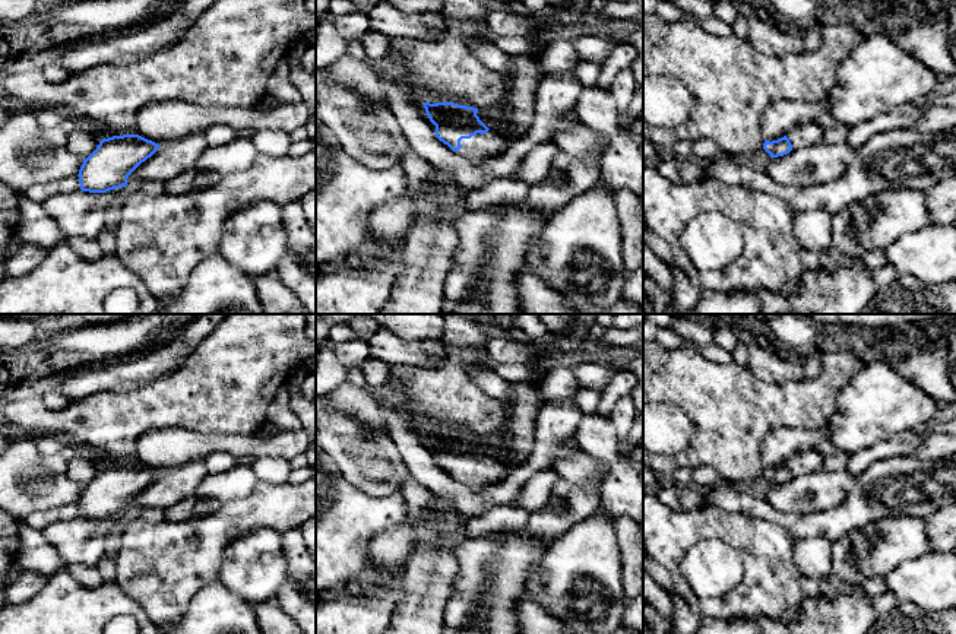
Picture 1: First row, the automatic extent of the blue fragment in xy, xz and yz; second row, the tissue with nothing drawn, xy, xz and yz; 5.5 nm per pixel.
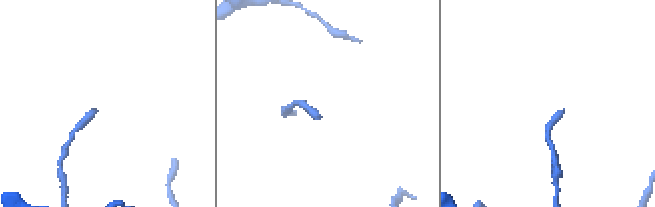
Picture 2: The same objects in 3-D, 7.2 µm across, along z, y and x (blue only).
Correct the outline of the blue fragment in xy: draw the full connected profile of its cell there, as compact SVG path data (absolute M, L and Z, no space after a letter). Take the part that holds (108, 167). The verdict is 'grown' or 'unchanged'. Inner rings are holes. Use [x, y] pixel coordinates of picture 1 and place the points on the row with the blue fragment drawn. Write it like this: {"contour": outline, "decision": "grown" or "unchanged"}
{"contour": "M139 134L102 139L96 149L83 159L77 175L80 190L107 193L126 187L129 175L151 158L158 148L158 143Z", "decision": "unchanged"}

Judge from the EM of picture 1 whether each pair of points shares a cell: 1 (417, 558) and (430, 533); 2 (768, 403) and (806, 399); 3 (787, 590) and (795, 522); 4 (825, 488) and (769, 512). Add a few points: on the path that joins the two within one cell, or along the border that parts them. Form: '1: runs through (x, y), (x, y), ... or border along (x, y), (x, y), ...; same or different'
1: border along (450, 535), (437, 545), (420, 542), (405, 570); different
2: runs through (776, 403), (797, 403); same
3: border along (765, 517), (782, 525), (795, 538); different
4: border along (765, 500), (784, 512), (810, 514); different

